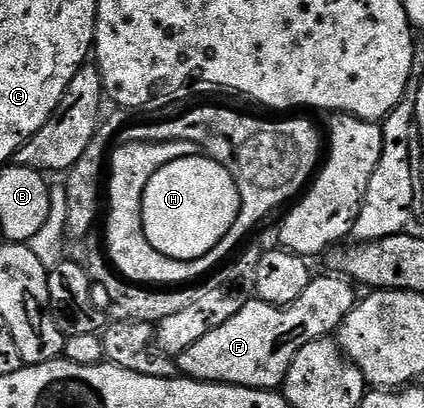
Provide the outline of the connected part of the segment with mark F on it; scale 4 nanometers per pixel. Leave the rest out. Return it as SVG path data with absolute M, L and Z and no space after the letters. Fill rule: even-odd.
M311 277L308 288L287 306L273 306L257 300L244 304L236 316L208 331L178 355L177 369L197 382L224 382L227 386L277 391L302 345L337 331L355 308L355 287L345 277L330 277L334 278Z

